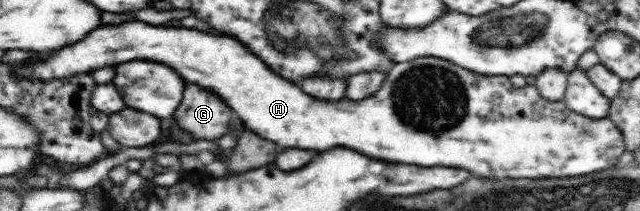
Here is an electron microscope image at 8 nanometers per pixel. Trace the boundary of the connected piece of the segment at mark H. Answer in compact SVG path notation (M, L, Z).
M133 21L133 23L123 23L123 25L103 25L99 29L95 29L87 39L75 43L75 45L69 45L61 51L55 51L51 53L49 57L41 59L39 63L35 65L29 65L27 69L19 69L17 65L16 77L23 77L24 79L30 78L32 81L46 81L51 77L71 77L75 73L87 73L87 71L93 71L93 69L101 69L105 65L113 65L113 63L125 63L125 61L131 61L131 59L149 59L149 61L157 61L157 63L165 63L169 67L173 67L185 81L191 81L191 83L197 83L205 89L211 89L213 93L217 94L221 99L229 106L232 107L232 111L237 113L238 117L245 121L247 129L254 133L257 133L263 139L267 139L269 142L273 142L280 149L296 148L296 149L317 149L317 151L327 151L331 147L349 147L349 149L355 149L363 155L369 155L369 157L377 157L377 159L383 159L383 161L393 161L393 163L411 163L414 166L421 167L459 167L459 169L467 169L471 171L473 175L479 175L483 179L543 179L543 177L581 177L581 175L589 175L589 173L595 173L595 171L603 171L603 169L609 169L613 167L623 153L624 150L624 138L621 137L620 131L616 125L607 117L601 119L588 118L587 116L578 115L573 112L564 100L549 101L541 97L538 89L535 85L527 84L524 87L515 87L509 80L508 76L488 76L478 74L446 59L439 59L436 57L426 57L408 60L403 63L393 63L390 70L390 78L385 78L382 83L381 89L376 92L377 97L365 97L359 101L353 101L346 97L337 101L319 99L313 97L303 91L303 88L299 85L299 82L292 82L279 74L276 74L266 63L259 57L251 52L248 48L243 47L235 38L231 36L219 36L215 34L207 34L197 29L183 29L183 26L179 29L171 27L153 27L149 23L141 23L141 21Z

